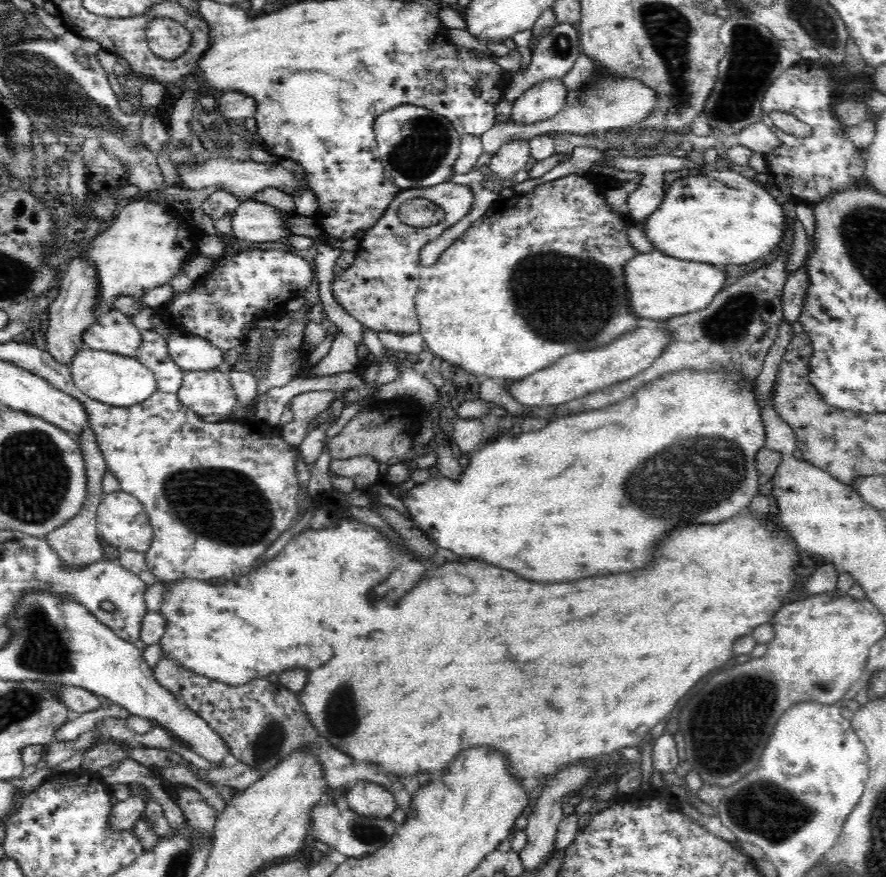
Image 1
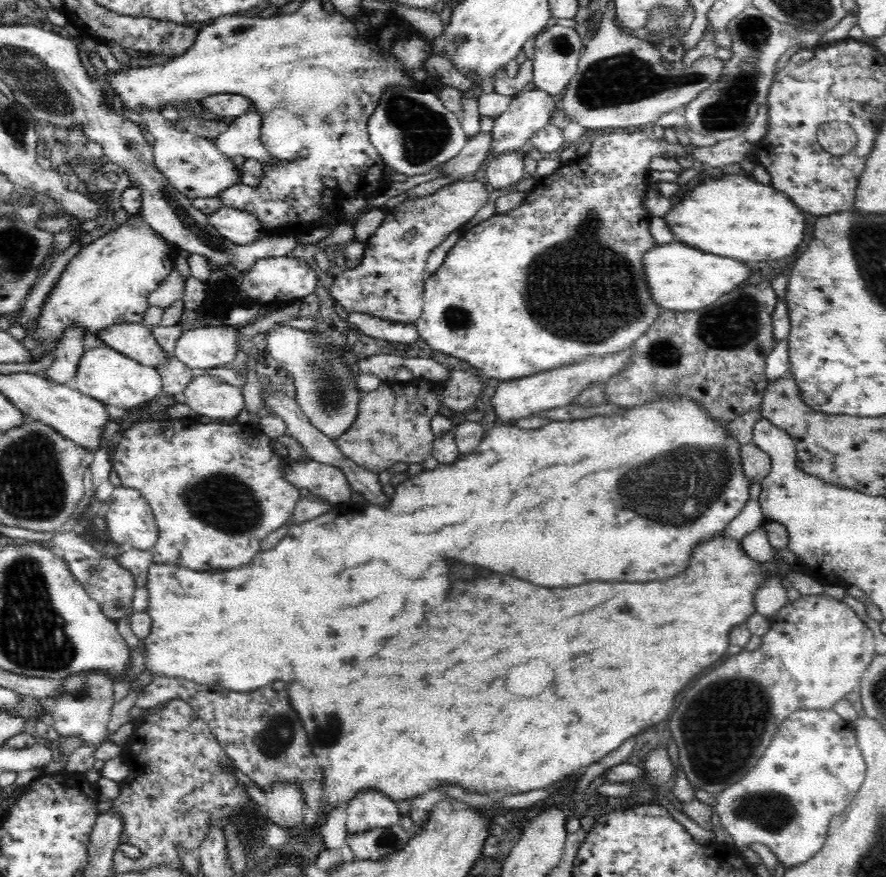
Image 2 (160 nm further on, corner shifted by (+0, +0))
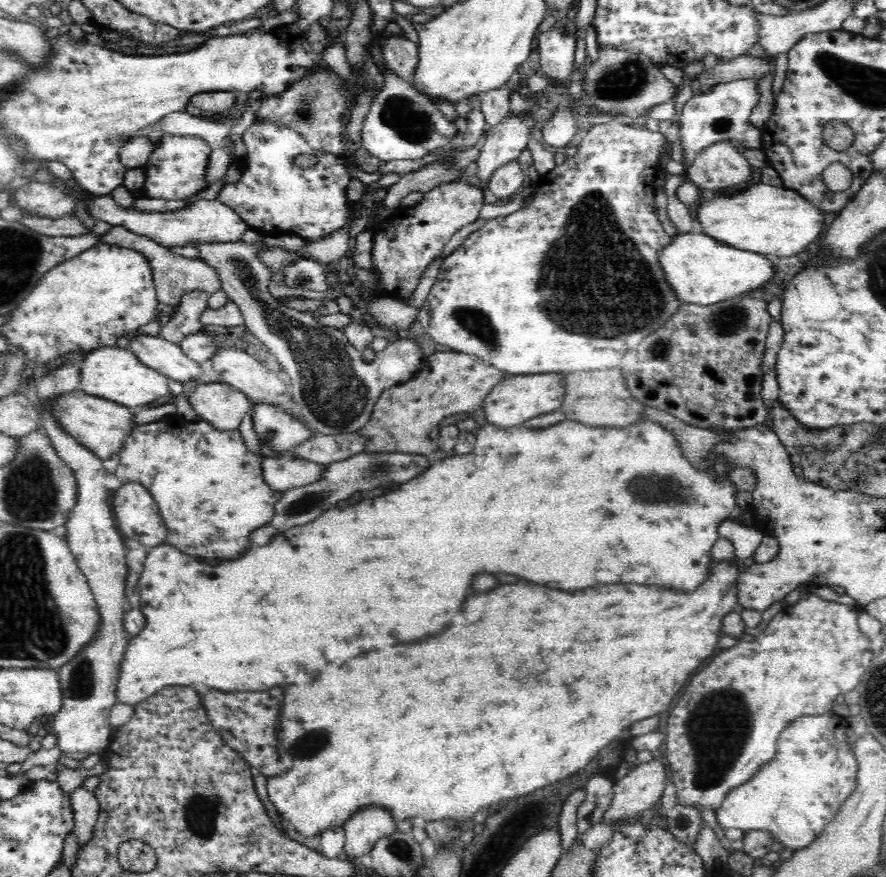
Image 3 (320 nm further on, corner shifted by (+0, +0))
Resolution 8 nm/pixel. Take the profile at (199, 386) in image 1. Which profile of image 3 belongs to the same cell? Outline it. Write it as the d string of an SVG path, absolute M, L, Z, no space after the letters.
M201 382L189 402L203 420L218 430L238 429L252 403L242 391L222 382Z

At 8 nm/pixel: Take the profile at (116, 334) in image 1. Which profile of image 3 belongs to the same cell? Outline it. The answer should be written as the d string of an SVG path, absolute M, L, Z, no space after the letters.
M130 334L128 348L145 365L161 372L169 380L187 383L203 378L200 363L188 358L179 344L164 340L160 335Z

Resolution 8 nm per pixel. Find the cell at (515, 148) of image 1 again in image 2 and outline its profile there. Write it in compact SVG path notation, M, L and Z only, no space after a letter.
M517 150L495 157L486 169L487 182L494 189L509 189L519 180L526 178L524 171L524 151Z

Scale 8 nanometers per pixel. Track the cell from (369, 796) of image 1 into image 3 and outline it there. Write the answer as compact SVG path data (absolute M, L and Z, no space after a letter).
M364 806L354 812L343 824L345 830L345 854L349 858L365 859L374 844L396 829L396 820L381 806Z

